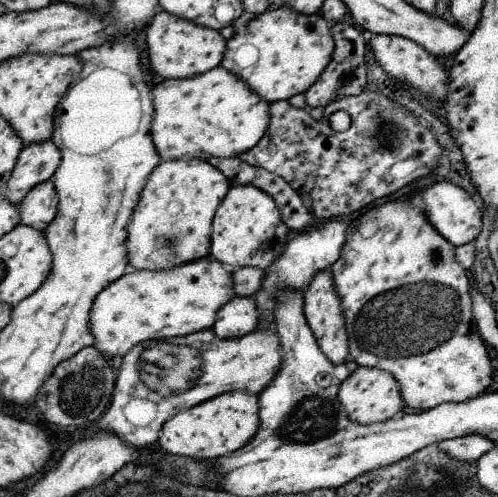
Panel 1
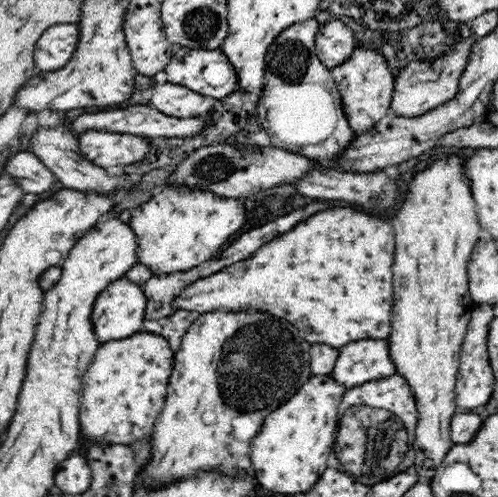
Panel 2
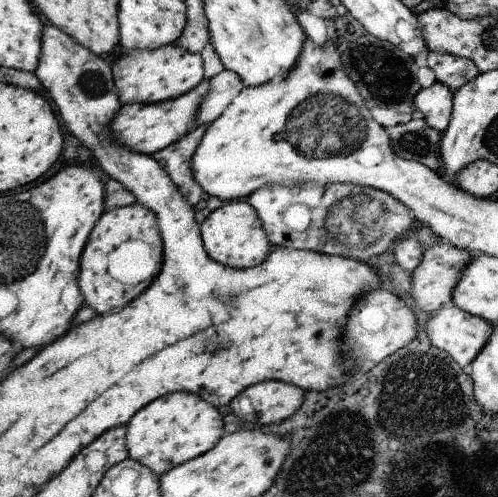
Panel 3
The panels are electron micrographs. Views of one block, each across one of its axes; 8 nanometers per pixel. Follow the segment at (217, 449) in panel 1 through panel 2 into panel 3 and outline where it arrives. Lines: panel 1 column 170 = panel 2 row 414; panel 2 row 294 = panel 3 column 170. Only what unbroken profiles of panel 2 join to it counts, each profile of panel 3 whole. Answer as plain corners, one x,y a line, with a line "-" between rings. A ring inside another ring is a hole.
175,392
151,402
151,406
143,406
131,422
127,422
127,450
129,456
157,476
167,474
169,470
191,462
213,450
223,434
221,430
221,414
201,396
189,392

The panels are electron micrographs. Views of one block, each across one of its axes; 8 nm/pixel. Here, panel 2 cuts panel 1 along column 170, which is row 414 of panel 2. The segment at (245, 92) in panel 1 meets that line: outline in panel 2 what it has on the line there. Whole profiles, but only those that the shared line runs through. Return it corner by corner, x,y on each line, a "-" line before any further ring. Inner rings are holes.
136,332
130,338
102,342
82,378
82,394
80,394
82,436
102,444
128,446
134,440
144,440
146,436
154,434
154,424
166,404
172,372
174,372
174,350
170,348
170,342
160,334

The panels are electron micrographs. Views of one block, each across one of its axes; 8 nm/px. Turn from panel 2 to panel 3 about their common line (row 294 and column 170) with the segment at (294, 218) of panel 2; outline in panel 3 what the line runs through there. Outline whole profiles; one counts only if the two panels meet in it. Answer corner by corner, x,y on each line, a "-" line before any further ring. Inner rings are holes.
209,124
197,126
193,128
185,138
179,138
179,142
167,146
165,150
159,150
157,154
153,154
151,158
155,158
163,170
169,174
171,182
175,182
175,186
181,190
183,198
187,198
187,202
191,204
191,208
195,208
195,222
203,222
213,210
221,208
225,202
205,194
199,184
193,180
191,176
191,164
189,158
193,156
203,130
207,130

